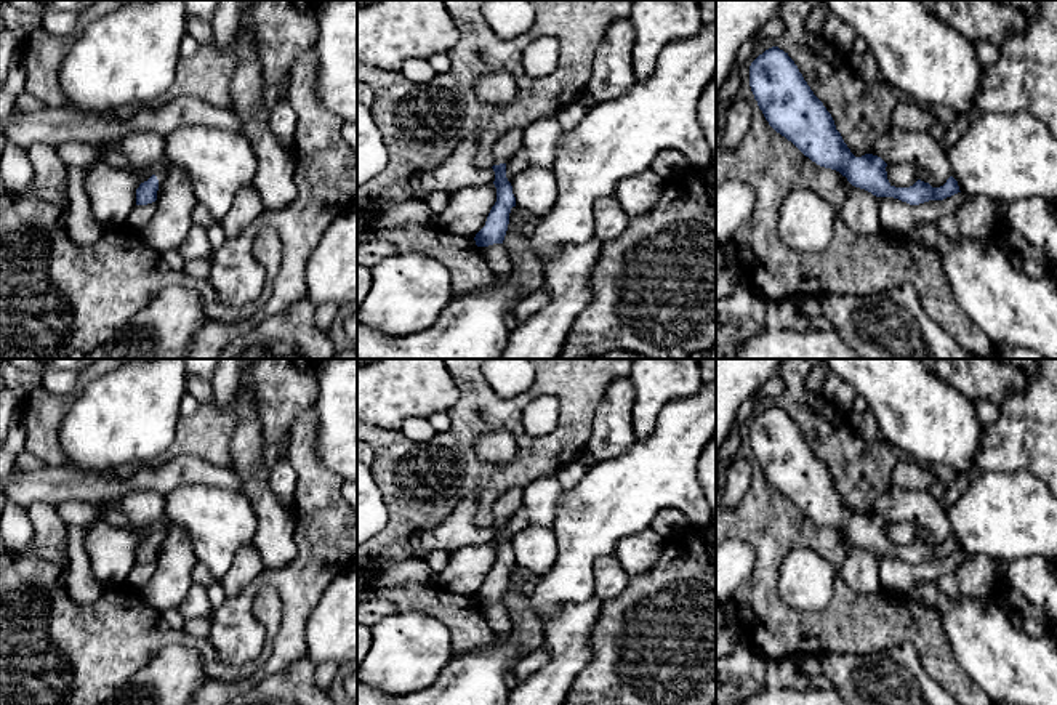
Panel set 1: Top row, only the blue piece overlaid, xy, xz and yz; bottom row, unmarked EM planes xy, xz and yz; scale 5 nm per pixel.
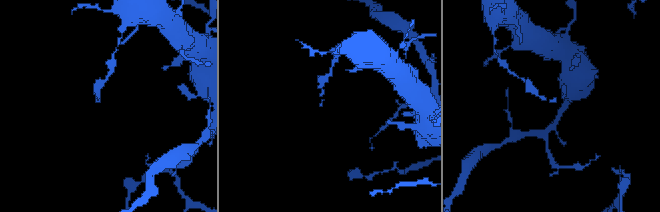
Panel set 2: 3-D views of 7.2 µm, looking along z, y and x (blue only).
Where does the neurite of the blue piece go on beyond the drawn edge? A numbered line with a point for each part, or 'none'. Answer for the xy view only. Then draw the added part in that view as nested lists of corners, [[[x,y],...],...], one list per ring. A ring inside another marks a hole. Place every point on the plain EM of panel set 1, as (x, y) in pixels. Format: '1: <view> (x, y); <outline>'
1: xy (140, 576); [[[157,559],[147,564],[135,564],[135,567],[127,575],[125,583],[133,588],[143,591],[146,585],[151,582],[157,567]]]

